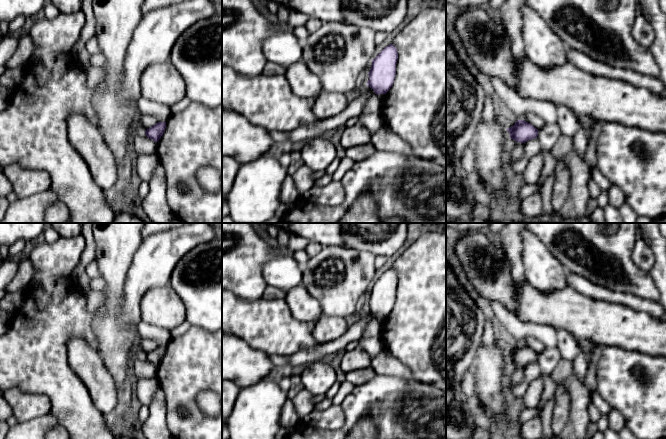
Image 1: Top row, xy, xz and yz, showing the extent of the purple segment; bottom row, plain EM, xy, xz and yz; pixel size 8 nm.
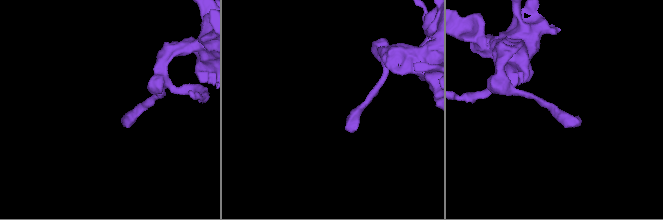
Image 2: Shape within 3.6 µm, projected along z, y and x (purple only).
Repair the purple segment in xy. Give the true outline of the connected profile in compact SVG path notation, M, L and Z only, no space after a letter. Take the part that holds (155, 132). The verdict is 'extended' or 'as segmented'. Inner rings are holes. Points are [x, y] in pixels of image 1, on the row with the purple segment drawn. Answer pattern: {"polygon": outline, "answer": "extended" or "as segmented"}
{"polygon": "M158 122L149 129L145 130L145 135L155 141L158 142L161 136L163 135L166 128L166 122Z", "answer": "as segmented"}

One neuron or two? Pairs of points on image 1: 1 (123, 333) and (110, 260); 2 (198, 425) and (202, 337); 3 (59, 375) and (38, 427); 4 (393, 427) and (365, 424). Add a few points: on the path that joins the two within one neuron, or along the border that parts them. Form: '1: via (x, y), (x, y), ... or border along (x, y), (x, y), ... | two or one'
1: via (113, 315), (113, 278) | one
2: via (191, 403), (191, 366), (198, 359) | one
3: border along (50, 412), (59, 423) | two
4: border along (377, 427), (371, 417), (362, 417), (352, 428) | two

